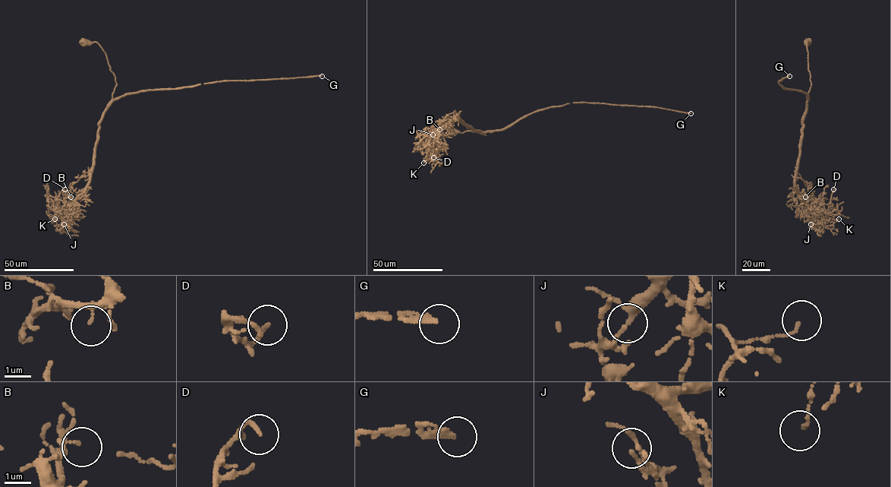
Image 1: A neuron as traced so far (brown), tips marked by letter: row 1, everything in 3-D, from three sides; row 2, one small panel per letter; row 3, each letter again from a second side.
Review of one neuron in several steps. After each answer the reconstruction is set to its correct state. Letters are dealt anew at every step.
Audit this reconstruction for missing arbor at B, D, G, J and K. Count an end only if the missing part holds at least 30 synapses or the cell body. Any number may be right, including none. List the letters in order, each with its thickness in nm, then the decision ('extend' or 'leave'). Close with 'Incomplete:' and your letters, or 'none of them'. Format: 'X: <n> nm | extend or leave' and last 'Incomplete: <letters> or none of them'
B: 130 nm | leave
D: 150 nm | leave
G: 200 nm | extend
J: 140 nm | leave
K: 110 nm | leave
Incomplete: G

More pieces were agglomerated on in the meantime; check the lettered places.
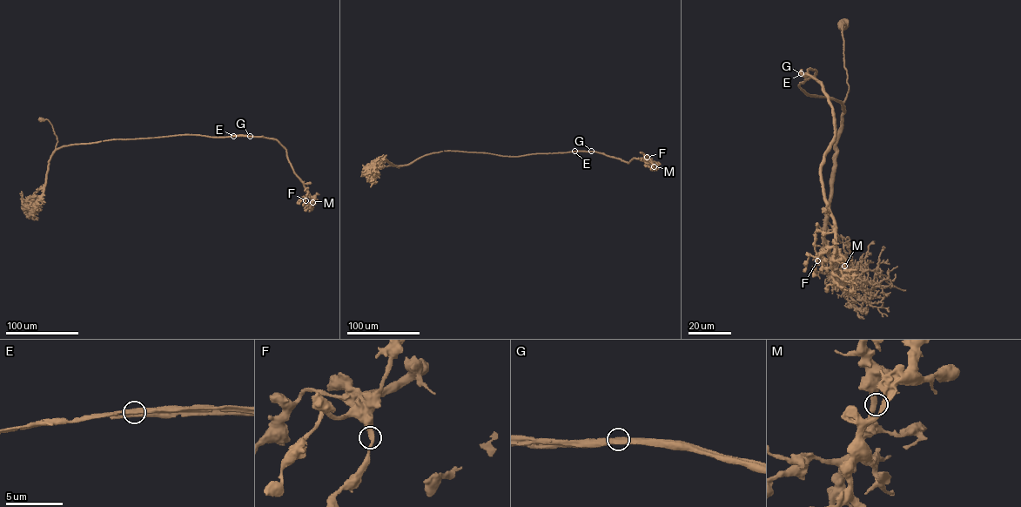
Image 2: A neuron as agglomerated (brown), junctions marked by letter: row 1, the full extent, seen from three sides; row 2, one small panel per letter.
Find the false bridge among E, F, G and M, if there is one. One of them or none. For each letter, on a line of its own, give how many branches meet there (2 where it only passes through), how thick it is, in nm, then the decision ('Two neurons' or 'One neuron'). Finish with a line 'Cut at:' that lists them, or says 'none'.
E: Branches: 2. Thickness 400 nm. Two neurons
F: Branches: 2. Thickness 380 nm. One neuron
G: Branches: 2. Thickness 480 nm. One neuron
M: Branches: 2. Thickness 460 nm. One neuron
Cut at: E

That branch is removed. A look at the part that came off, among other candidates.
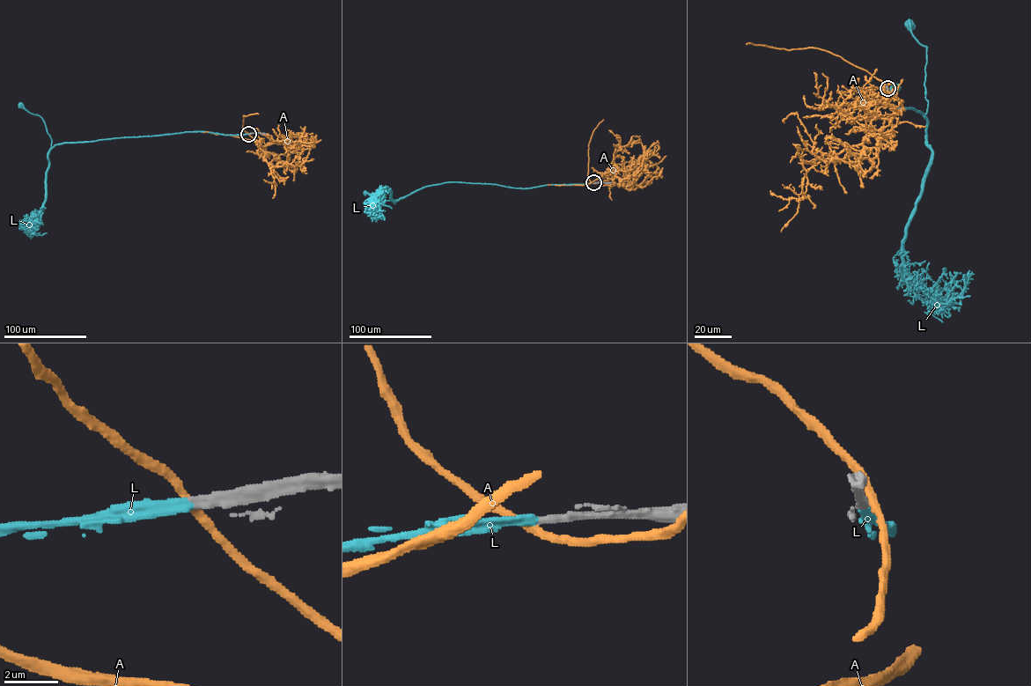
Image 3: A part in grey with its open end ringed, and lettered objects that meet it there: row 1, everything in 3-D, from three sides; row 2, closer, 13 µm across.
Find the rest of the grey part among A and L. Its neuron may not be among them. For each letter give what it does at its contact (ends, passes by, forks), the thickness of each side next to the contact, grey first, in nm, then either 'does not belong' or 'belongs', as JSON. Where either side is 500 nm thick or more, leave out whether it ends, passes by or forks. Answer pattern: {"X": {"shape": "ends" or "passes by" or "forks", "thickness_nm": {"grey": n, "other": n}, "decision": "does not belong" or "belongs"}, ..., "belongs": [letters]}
{"A": {"shape": "passes by", "thickness_nm": {"grey": 360, "other": 300}, "decision": "does not belong"}, "L": {"shape": "ends", "thickness_nm": {"grey": 360, "other": 380}, "decision": "belongs"}, "belongs": ["L"]}

